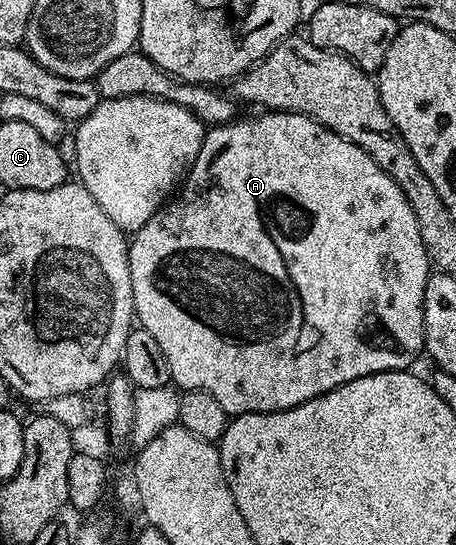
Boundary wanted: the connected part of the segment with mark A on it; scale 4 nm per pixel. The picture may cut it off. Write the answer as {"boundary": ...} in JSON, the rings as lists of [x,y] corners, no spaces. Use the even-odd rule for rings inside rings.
{"boundary":[[[270,109],[255,114],[259,115],[253,116],[252,119],[236,117],[230,123],[220,123],[212,126],[204,134],[201,149],[197,153],[195,160],[192,161],[181,186],[178,188],[177,194],[170,201],[164,202],[163,206],[159,208],[159,212],[153,217],[149,217],[149,221],[145,221],[145,225],[141,225],[141,229],[130,236],[127,248],[129,273],[131,274],[131,284],[133,285],[135,319],[138,326],[147,330],[150,336],[157,341],[158,348],[161,349],[161,353],[164,354],[164,359],[168,363],[170,382],[183,391],[204,391],[209,393],[221,404],[221,409],[225,409],[225,413],[229,417],[244,415],[245,413],[269,413],[270,411],[293,409],[321,393],[329,393],[329,389],[337,389],[337,385],[345,385],[349,381],[357,381],[357,377],[369,377],[373,373],[381,373],[382,371],[408,370],[412,366],[411,362],[418,357],[419,351],[421,355],[421,352],[424,350],[423,298],[425,297],[427,277],[433,271],[433,264],[428,259],[427,250],[421,241],[421,229],[417,229],[417,217],[413,217],[413,209],[409,205],[405,193],[397,185],[397,181],[393,181],[393,177],[389,177],[389,173],[385,173],[385,169],[381,169],[381,165],[377,165],[377,161],[373,161],[370,153],[357,145],[353,145],[353,141],[333,133],[333,129],[321,125],[316,119],[308,115],[302,115],[296,111],[273,111]]]}

